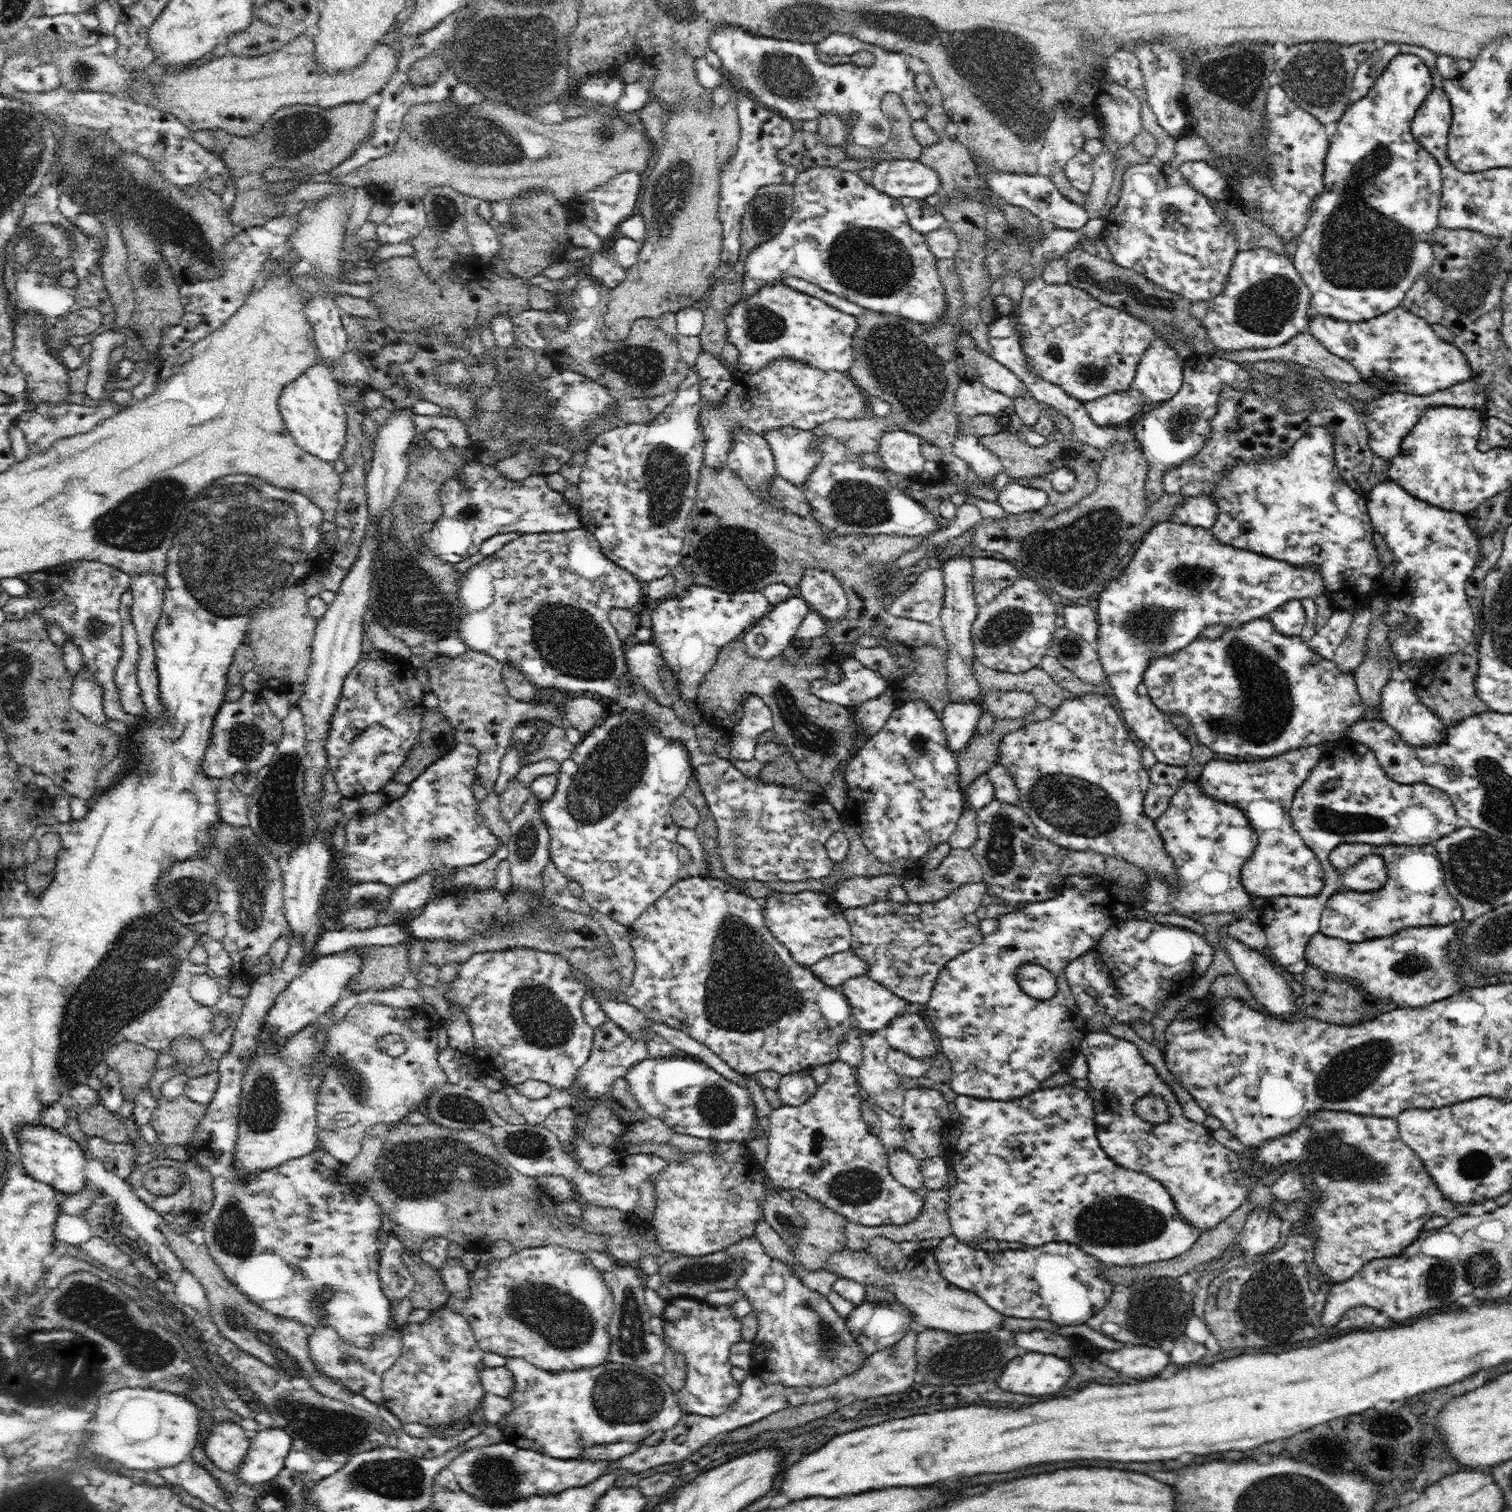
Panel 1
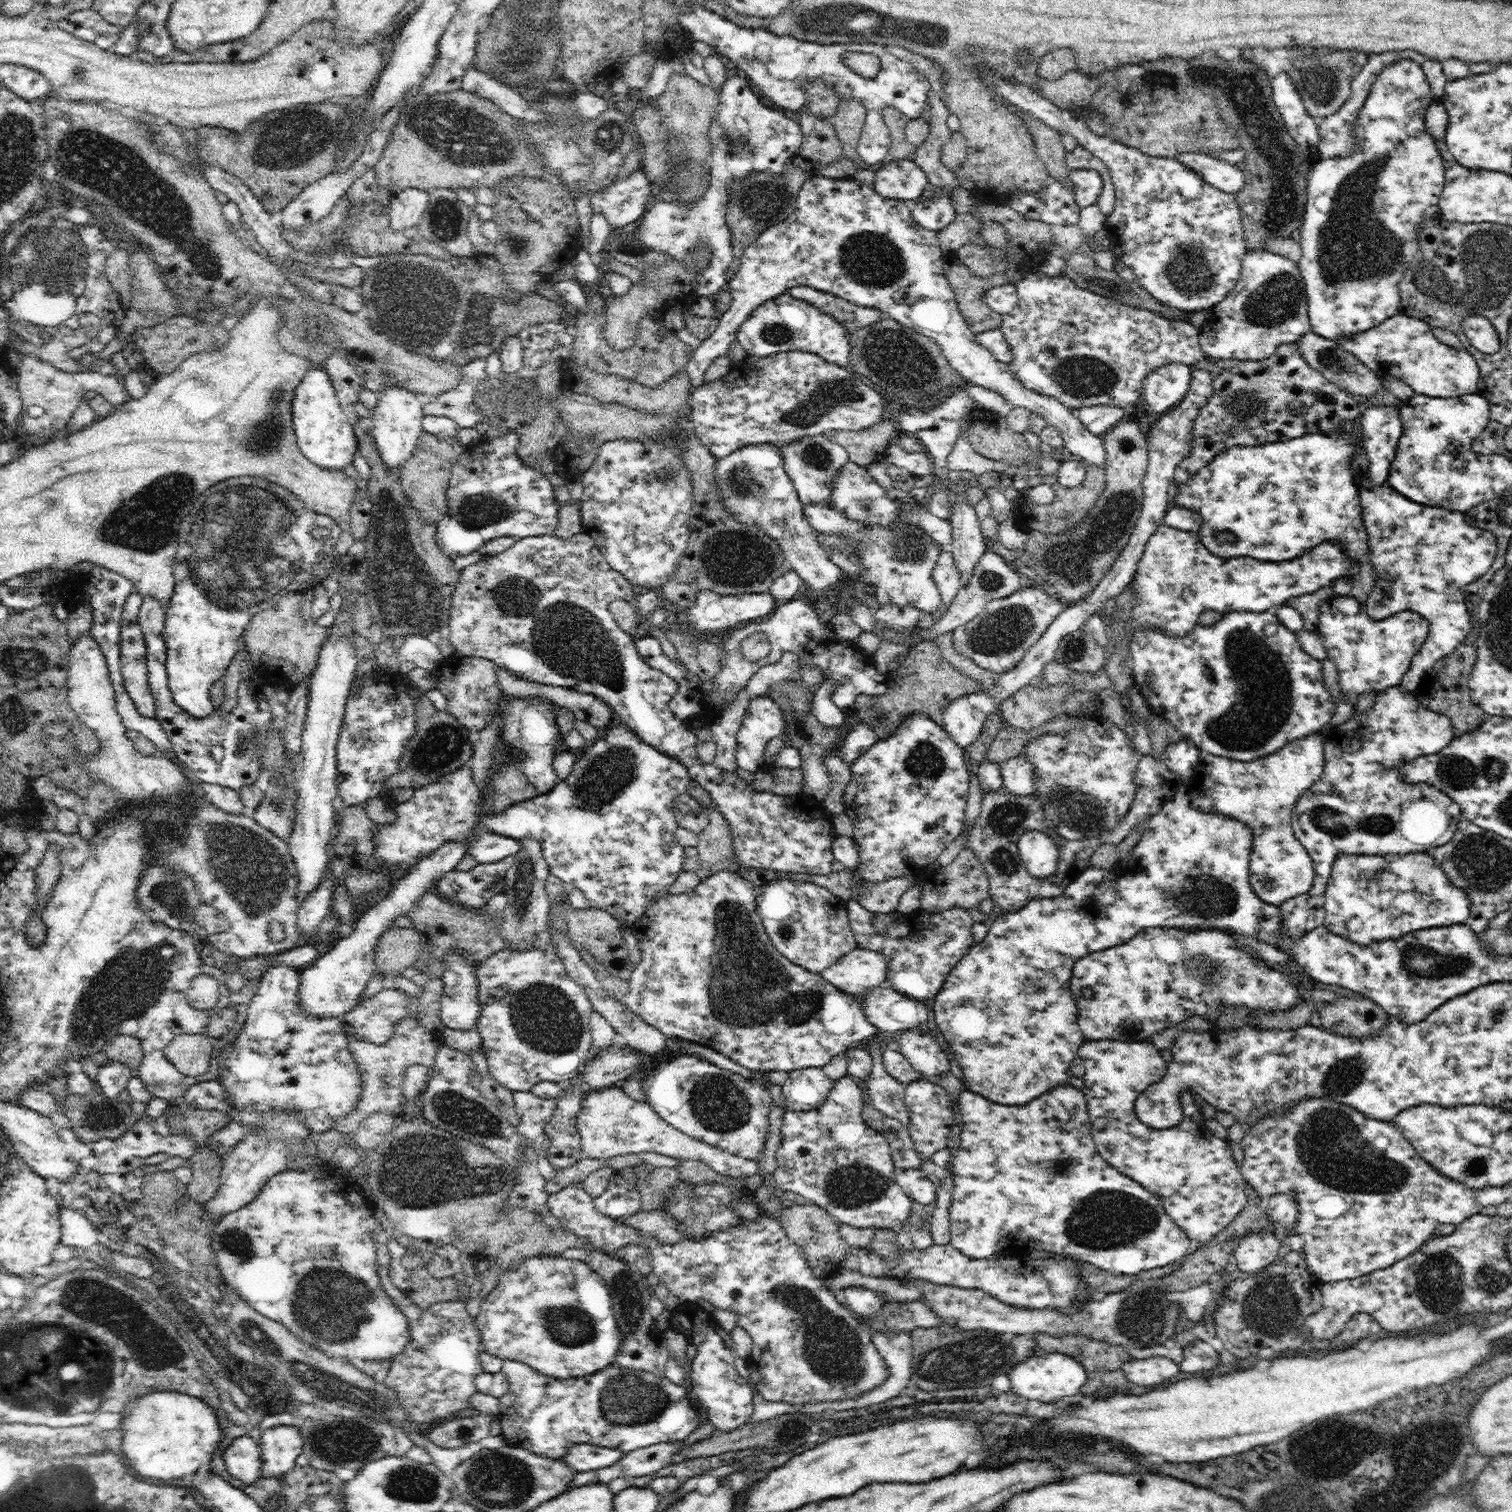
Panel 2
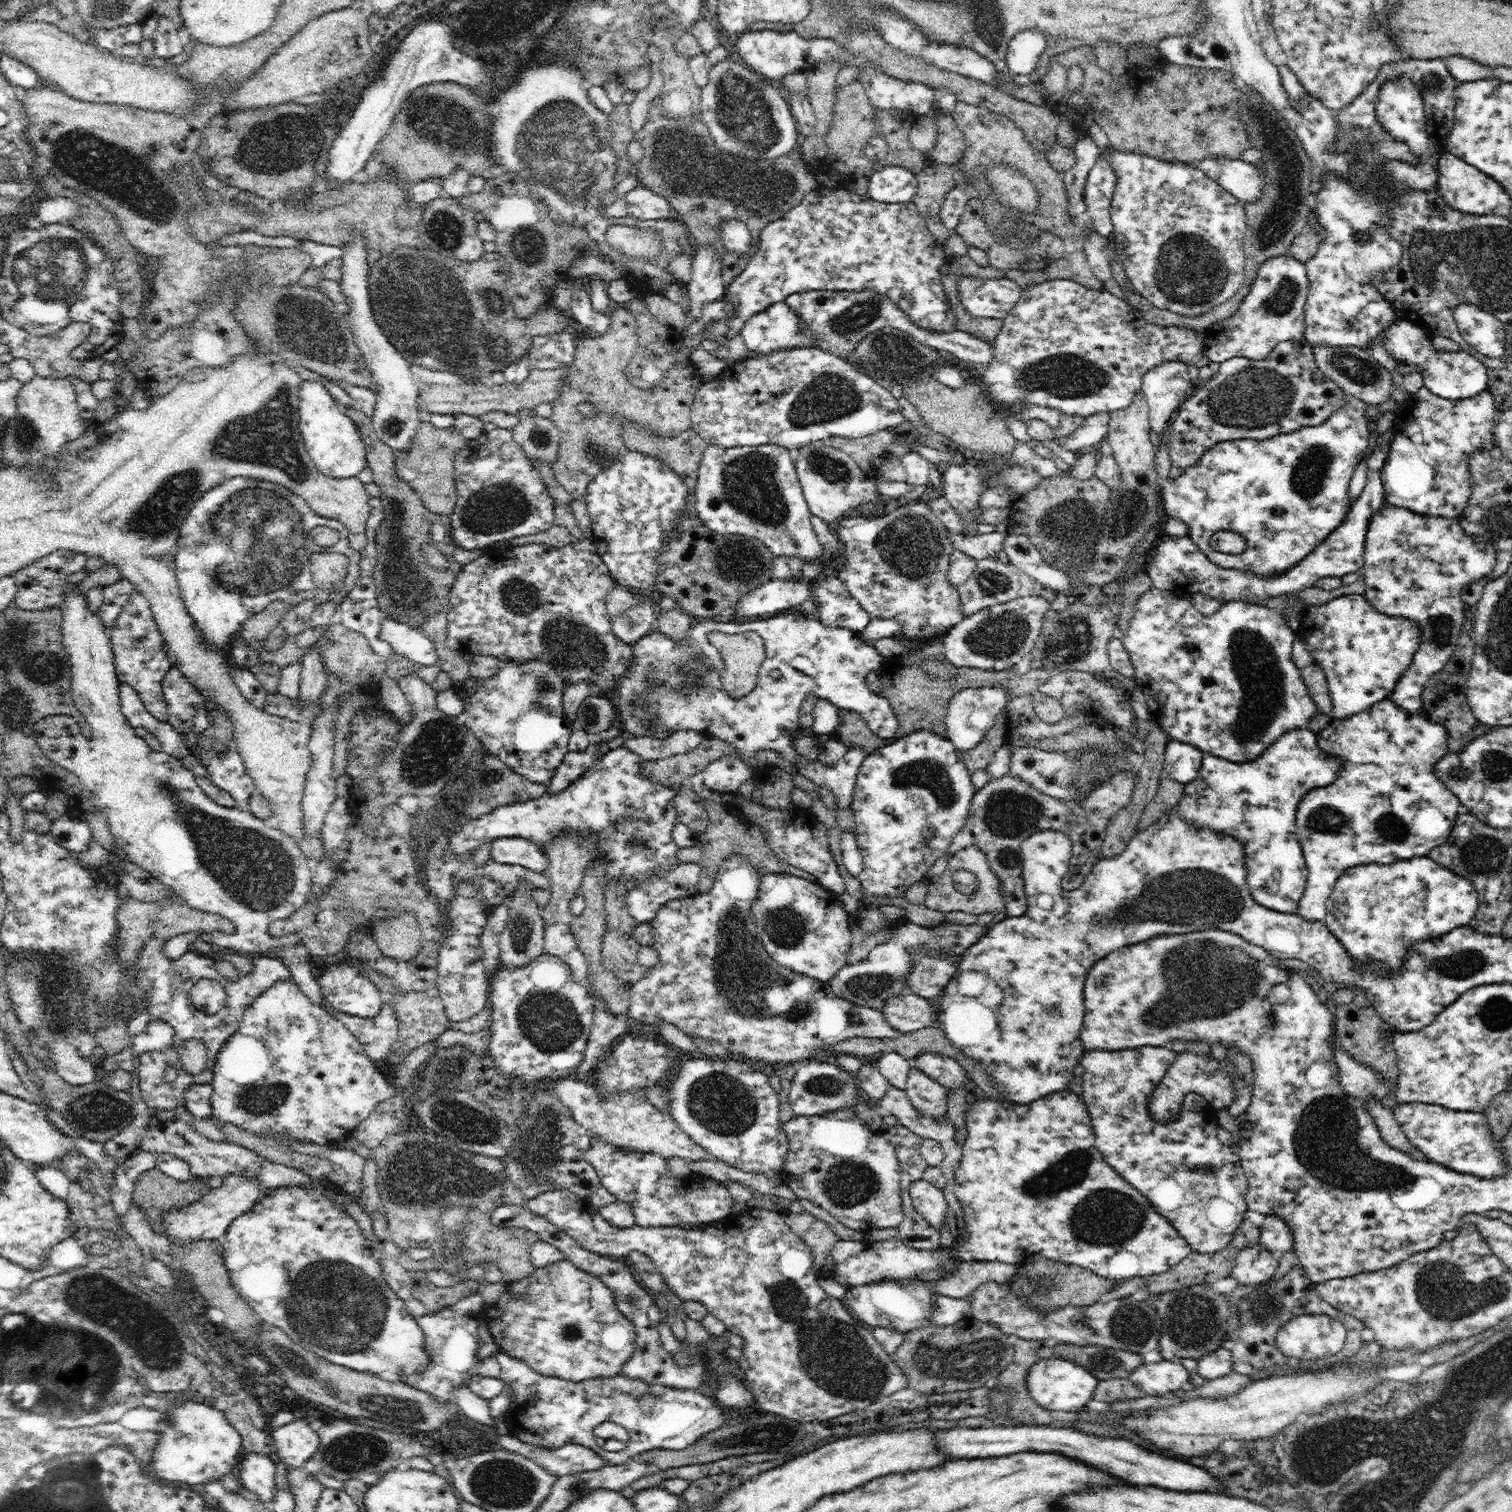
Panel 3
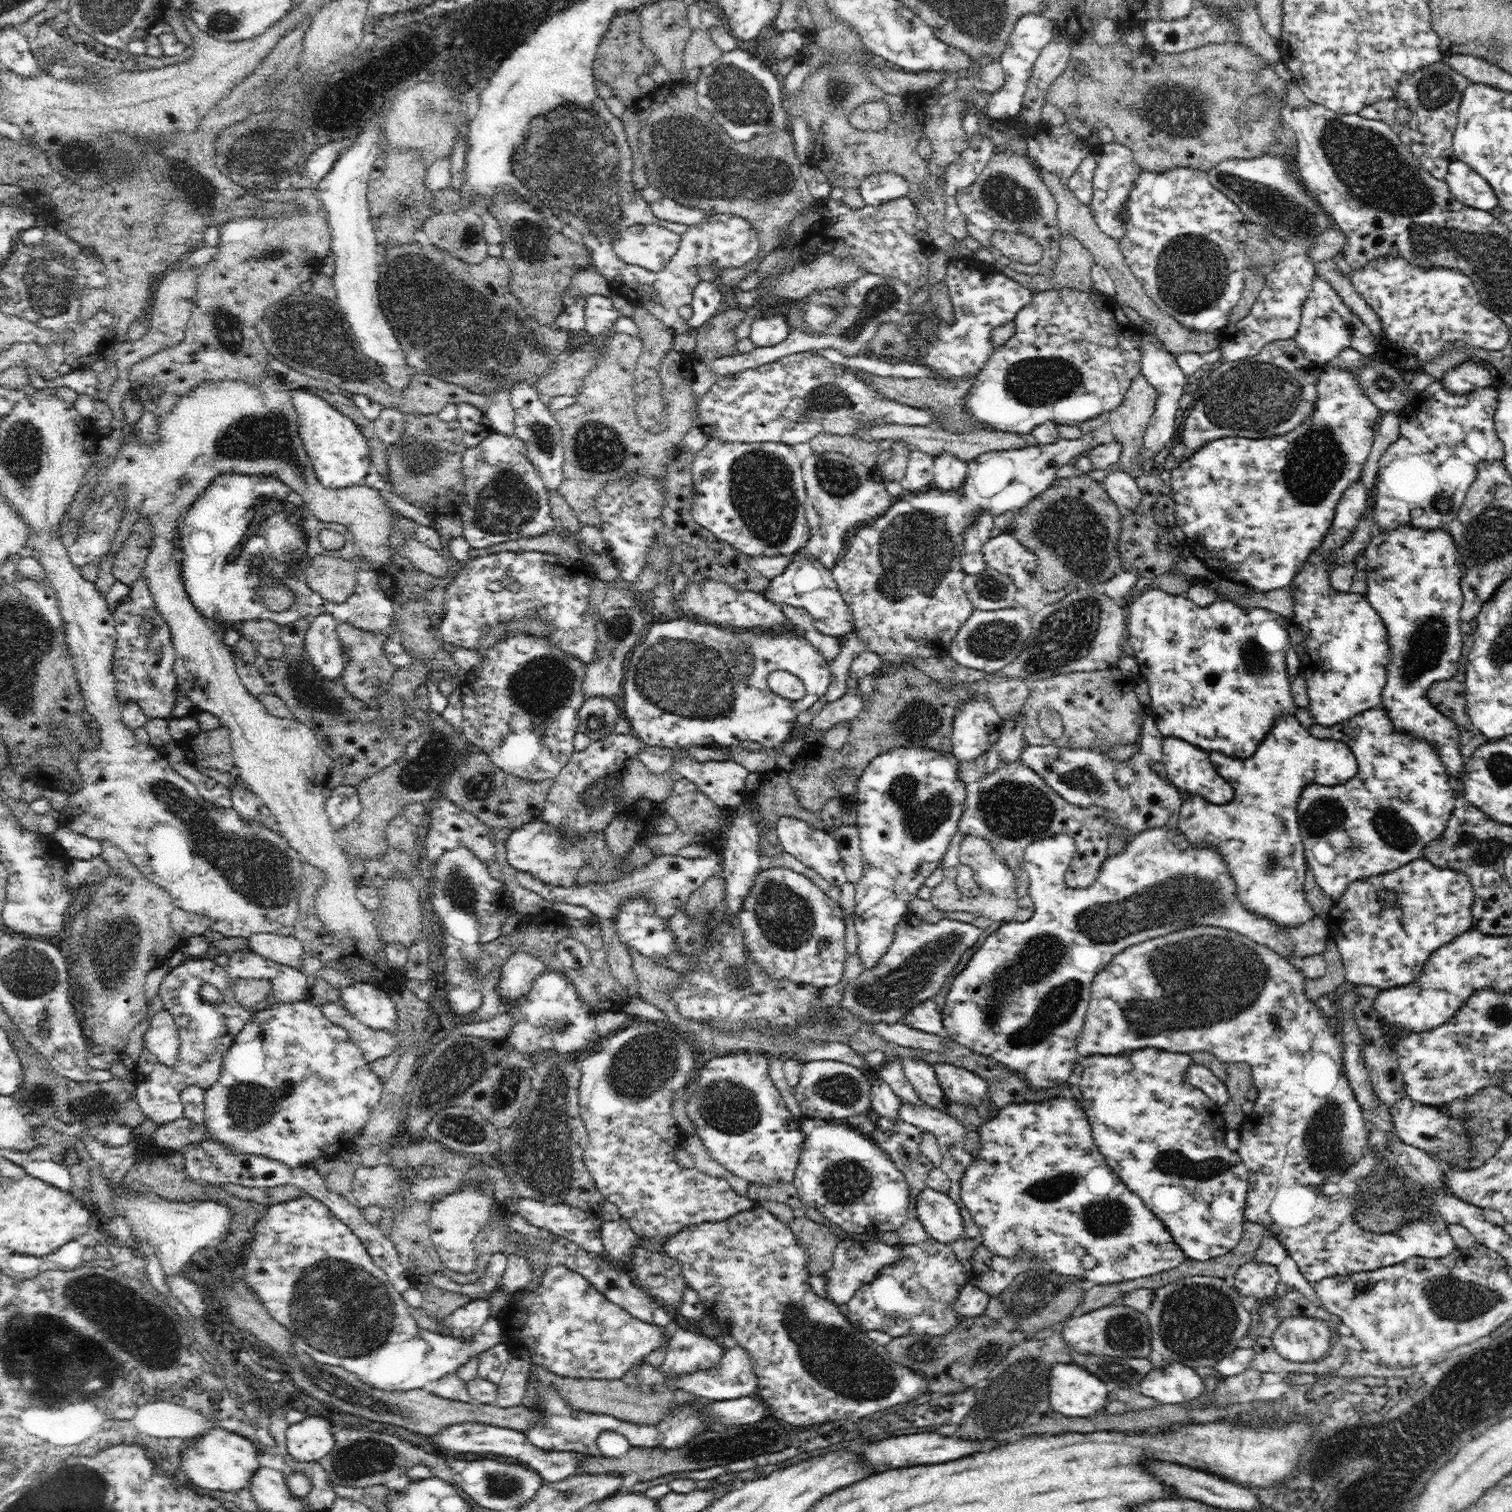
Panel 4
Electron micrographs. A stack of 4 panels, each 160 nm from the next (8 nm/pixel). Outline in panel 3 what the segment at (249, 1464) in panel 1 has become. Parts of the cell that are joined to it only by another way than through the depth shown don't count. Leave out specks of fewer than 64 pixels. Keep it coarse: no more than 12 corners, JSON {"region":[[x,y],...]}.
{"region":[[306,1420],[268,1432],[274,1458],[302,1467],[320,1446]]}

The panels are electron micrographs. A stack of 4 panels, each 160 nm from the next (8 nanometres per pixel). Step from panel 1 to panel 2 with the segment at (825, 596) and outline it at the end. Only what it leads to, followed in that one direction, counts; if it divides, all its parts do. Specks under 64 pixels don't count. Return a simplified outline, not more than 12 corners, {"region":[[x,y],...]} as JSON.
{"region":[[780,447],[716,460],[726,511],[779,544],[807,589],[844,572],[806,521]]}

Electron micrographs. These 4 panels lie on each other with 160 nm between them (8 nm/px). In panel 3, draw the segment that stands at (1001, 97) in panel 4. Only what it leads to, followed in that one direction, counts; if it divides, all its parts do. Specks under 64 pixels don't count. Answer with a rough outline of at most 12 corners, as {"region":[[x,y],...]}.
{"region":[[1022,30],[1008,45],[1009,72],[1025,78],[1036,68],[1046,37]]}

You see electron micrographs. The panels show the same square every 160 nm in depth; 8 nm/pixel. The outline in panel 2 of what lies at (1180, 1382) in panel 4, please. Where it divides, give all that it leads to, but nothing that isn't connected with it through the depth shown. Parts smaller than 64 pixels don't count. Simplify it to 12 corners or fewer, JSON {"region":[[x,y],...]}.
{"region":[[1170,1358],[1134,1359],[1122,1364],[1130,1382],[1158,1386],[1181,1370]]}

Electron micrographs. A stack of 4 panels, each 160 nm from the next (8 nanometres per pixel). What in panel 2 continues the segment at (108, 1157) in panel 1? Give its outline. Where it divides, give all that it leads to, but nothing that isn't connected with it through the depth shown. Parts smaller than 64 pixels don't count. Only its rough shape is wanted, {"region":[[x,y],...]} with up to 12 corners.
{"region":[[159,1117],[93,1143],[100,1174],[132,1172],[148,1156],[190,1158],[199,1147]]}

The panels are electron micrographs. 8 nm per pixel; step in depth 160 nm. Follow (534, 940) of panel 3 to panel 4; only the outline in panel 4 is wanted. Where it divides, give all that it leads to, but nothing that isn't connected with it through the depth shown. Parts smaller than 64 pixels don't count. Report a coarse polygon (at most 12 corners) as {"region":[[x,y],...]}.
{"region":[[524,951],[502,965],[497,993],[505,1007],[528,995],[548,969]]}

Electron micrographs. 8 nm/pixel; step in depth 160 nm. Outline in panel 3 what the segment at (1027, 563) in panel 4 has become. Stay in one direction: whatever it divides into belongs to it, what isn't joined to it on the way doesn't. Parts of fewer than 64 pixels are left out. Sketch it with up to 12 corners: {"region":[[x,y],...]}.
{"region":[[948,530],[955,550],[996,558],[1007,531],[966,535]]}

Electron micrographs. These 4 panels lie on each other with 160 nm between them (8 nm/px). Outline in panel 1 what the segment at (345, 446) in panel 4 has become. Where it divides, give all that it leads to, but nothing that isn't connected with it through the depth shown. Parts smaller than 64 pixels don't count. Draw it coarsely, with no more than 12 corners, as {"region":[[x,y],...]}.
{"region":[[321,361],[284,386],[278,408],[296,445],[340,460],[347,416]]}

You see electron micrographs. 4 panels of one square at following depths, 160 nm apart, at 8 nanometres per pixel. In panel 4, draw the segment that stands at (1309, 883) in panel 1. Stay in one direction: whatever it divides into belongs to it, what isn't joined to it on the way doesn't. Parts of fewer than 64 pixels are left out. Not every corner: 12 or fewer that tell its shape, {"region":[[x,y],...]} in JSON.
{"region":[[1292,713],[1245,759],[1234,789],[1194,794],[1177,828],[1215,848],[1240,903],[1280,927],[1317,915],[1297,806],[1358,772],[1350,747]]}

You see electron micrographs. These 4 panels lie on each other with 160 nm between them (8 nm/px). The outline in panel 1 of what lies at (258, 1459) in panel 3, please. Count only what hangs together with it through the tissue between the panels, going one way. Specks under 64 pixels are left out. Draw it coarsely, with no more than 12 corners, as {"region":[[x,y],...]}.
{"region":[[234,1422],[214,1424],[205,1454],[235,1472],[248,1455],[250,1438]]}

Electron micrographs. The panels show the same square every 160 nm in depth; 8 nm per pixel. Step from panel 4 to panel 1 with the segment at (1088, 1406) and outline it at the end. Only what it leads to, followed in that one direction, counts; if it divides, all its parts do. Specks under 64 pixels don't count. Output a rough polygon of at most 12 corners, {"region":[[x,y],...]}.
{"region":[[1031,1351],[1012,1358],[1000,1388],[1056,1394],[1072,1376],[1068,1359]]}

